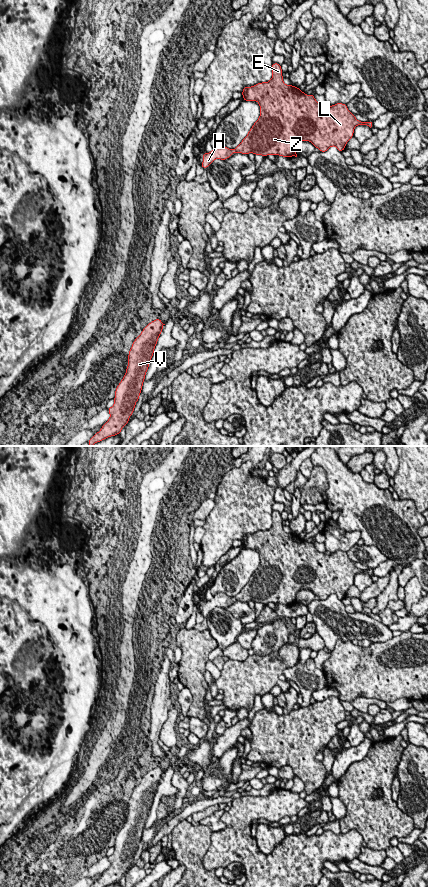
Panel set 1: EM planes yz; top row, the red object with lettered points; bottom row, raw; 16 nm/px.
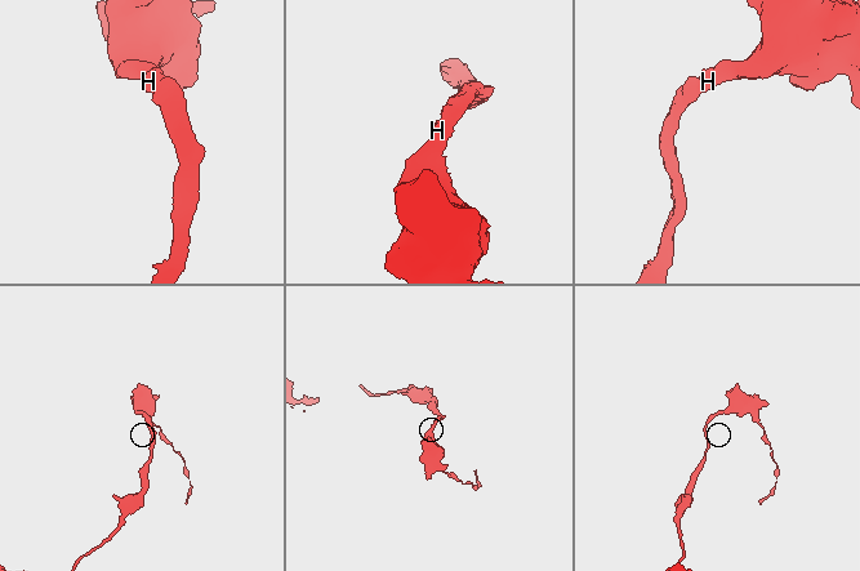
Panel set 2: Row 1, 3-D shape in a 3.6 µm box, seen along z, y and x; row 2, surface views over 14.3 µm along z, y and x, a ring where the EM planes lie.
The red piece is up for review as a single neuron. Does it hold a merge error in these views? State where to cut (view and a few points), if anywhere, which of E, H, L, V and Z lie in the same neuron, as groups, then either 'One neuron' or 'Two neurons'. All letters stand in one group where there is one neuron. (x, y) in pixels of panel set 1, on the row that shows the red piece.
No split. Groups: E H L V Z. One neuron

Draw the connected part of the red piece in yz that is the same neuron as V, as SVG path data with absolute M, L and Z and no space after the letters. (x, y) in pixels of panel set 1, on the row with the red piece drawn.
M157 318L146 325L134 340L128 354L126 373L115 390L114 405L108 408L110 418L88 441L89 446L120 434L122 428L129 422L139 400L145 375L164 325Z

